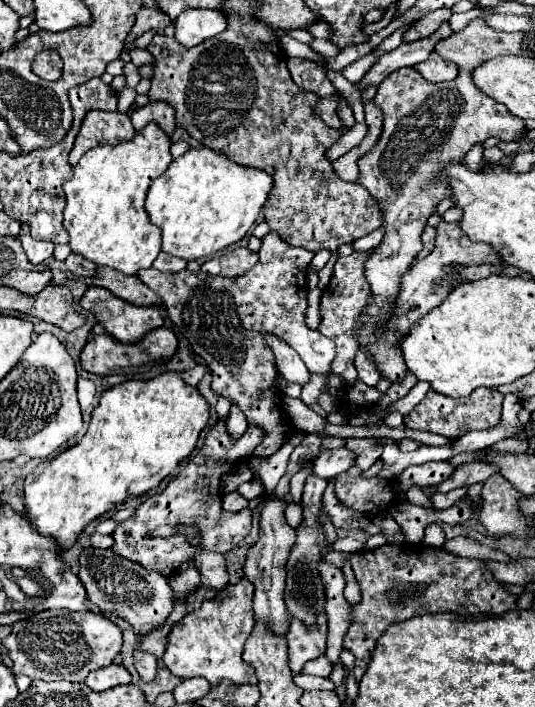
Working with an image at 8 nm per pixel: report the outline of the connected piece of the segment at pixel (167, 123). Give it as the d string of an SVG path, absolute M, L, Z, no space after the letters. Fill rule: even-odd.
M165 102L147 104L131 114L131 122L133 122L135 130L143 130L149 122L155 122L159 128L165 130L165 134L171 136L175 130L175 112Z

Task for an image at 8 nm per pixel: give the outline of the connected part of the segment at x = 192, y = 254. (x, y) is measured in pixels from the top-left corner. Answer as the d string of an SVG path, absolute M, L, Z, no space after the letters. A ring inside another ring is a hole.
M195 148L171 162L167 172L151 182L145 210L149 220L161 228L161 250L189 262L207 258L245 238L271 186L273 178L267 172L243 168L215 150Z

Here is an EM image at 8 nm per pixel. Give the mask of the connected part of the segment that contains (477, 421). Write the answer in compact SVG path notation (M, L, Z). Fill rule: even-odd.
M495 388L473 390L471 396L467 396L467 398L449 398L449 396L441 396L435 390L429 390L427 396L411 410L411 414L405 416L405 426L413 428L413 430L433 432L433 434L445 436L449 440L453 440L453 438L457 440L465 432L485 430L485 428L495 426L499 422L499 414L501 414L501 400L503 400L503 396Z

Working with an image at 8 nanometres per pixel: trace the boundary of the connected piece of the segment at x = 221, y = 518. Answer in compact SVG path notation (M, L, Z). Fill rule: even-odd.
M217 422L217 424L213 426L213 430L207 434L207 438L205 438L205 442L203 442L203 448L201 448L193 458L189 458L187 466L181 468L175 478L169 480L167 488L163 488L161 492L157 492L157 494L153 494L151 498L147 498L147 500L137 508L137 512L135 512L133 518L129 518L129 520L125 520L125 522L121 522L121 524L117 526L117 530L113 532L113 540L115 540L113 550L115 550L117 554L123 554L125 558L131 558L133 562L139 562L139 564L143 564L143 566L147 566L147 568L159 570L159 572L161 572L163 576L167 576L167 578L175 574L175 570L177 570L179 564L189 562L199 550L211 550L211 552L227 554L233 546L237 546L237 544L251 532L251 514L253 514L253 512L251 512L249 508L245 508L245 510L241 510L239 514L227 514L227 512L221 508L221 494L217 492L217 490L219 490L219 482L221 482L221 476L223 476L225 472L233 470L233 468L239 464L237 460L243 460L243 458L249 458L249 456L251 456L251 450L261 442L261 438L263 438L263 432L261 432L261 430L247 430L239 440L231 440L231 436L229 436L227 430L225 430L225 422ZM165 524L169 524L169 526L175 526L175 524L191 524L191 526L193 526L193 524L195 524L195 526L199 528L199 536L201 536L201 538L199 538L199 546L193 546L193 544L189 542L189 538L187 538L185 534L181 534L181 532L177 532L177 534L169 536L169 538L147 538L147 532L149 532L149 530L153 530L153 528L157 528L157 526L165 526Z

